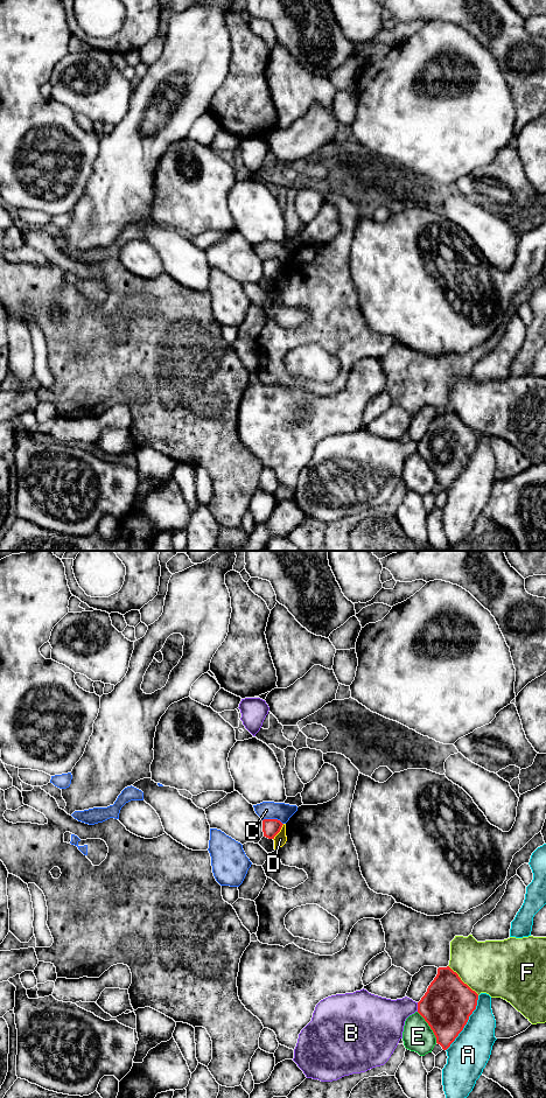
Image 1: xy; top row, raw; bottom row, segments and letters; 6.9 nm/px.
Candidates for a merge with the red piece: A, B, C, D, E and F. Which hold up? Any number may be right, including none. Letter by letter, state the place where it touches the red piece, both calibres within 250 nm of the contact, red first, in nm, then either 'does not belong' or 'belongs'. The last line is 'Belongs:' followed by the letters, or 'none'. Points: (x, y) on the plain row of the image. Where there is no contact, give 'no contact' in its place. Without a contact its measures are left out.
A: xy (466, 463) | 340/280 nm | does not belong
B: xy (418, 447) | 340/280 nm | does not belong
C: xy (273, 259) | 120/130 nm | does not belong
D: xy (279, 271) | 120/90 nm | does not belong
E: xy (429, 466) | 340/200 nm | does not belong
F: xy (462, 421) | 340/380 nm | does not belong
Belongs: none

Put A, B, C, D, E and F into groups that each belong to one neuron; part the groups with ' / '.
A / B / C / D / E / F

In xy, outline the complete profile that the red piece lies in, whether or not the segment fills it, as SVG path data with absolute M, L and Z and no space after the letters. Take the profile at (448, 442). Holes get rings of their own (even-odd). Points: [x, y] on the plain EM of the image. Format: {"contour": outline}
{"contour": "M449 406L439 407L438 414L418 442L418 453L433 470L436 483L447 490L467 464L469 456L476 449L478 434L464 424Z"}

